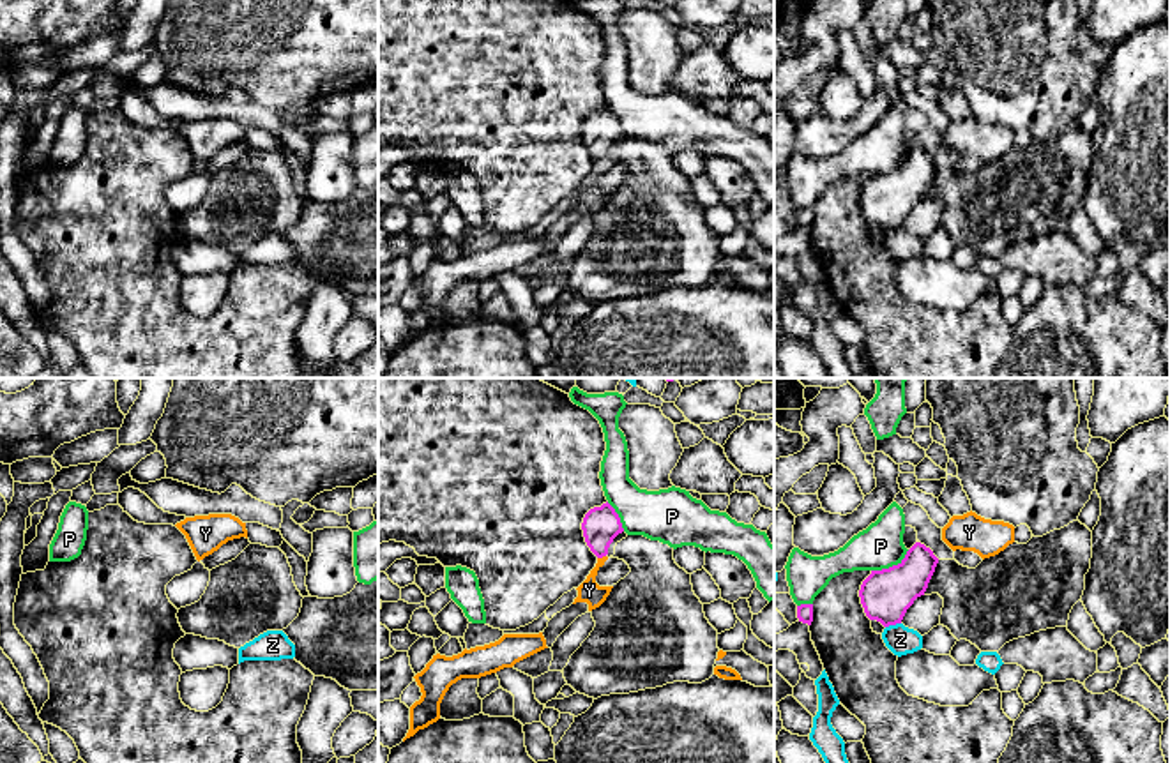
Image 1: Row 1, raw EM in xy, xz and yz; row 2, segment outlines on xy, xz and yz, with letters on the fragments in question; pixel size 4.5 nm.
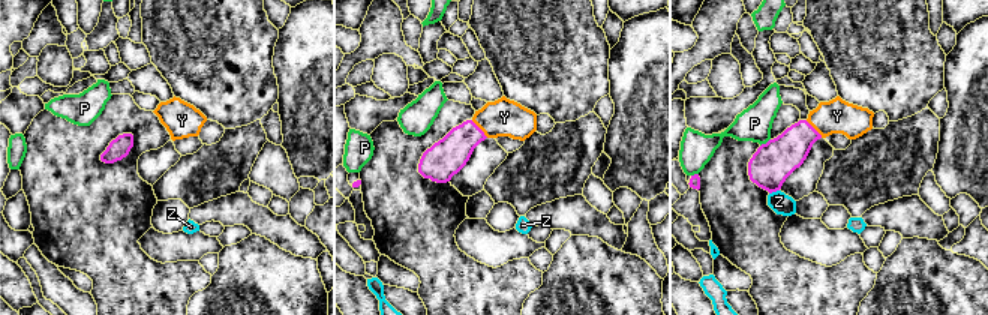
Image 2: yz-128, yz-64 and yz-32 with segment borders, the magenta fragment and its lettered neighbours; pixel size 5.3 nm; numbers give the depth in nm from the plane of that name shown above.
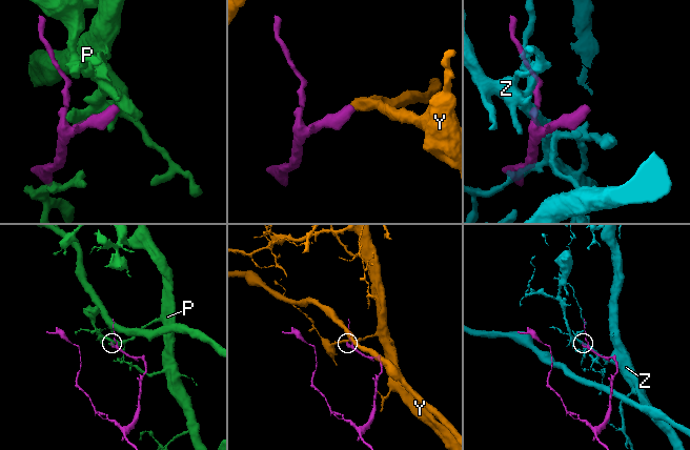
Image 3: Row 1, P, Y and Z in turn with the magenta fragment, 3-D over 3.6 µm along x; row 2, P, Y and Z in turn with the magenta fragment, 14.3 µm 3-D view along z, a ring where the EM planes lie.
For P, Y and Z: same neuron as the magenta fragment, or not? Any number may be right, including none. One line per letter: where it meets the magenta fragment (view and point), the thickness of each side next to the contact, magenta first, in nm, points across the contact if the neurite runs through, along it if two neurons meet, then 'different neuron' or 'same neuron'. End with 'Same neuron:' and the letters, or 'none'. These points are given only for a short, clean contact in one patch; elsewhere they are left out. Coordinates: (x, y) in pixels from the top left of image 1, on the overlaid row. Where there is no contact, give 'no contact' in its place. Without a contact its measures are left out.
P: yz (893, 566) | 240/200 nm | different neuron
Y: xz (601, 557) | 170/100 nm | across xz (601, 525), (601, 557), (591, 576), (589, 590) | same neuron
Z: yz (893, 624) | 240/140 nm | different neuron
Same neuron: Y

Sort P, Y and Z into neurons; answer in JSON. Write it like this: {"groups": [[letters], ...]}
{"groups": [["P"], ["Y"], ["Z"]]}

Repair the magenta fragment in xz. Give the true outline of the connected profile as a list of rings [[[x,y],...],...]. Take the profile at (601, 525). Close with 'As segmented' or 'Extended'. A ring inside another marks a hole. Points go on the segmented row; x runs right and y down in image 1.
[[[606,502],[601,507],[590,509],[581,523],[583,537],[590,551],[597,556],[596,567],[590,570],[587,579],[576,588],[576,602],[587,602],[589,611],[599,608],[610,595],[613,586],[599,586],[596,583],[597,570],[608,560],[608,548],[613,539],[624,532],[622,523],[615,509]]]. Extended

